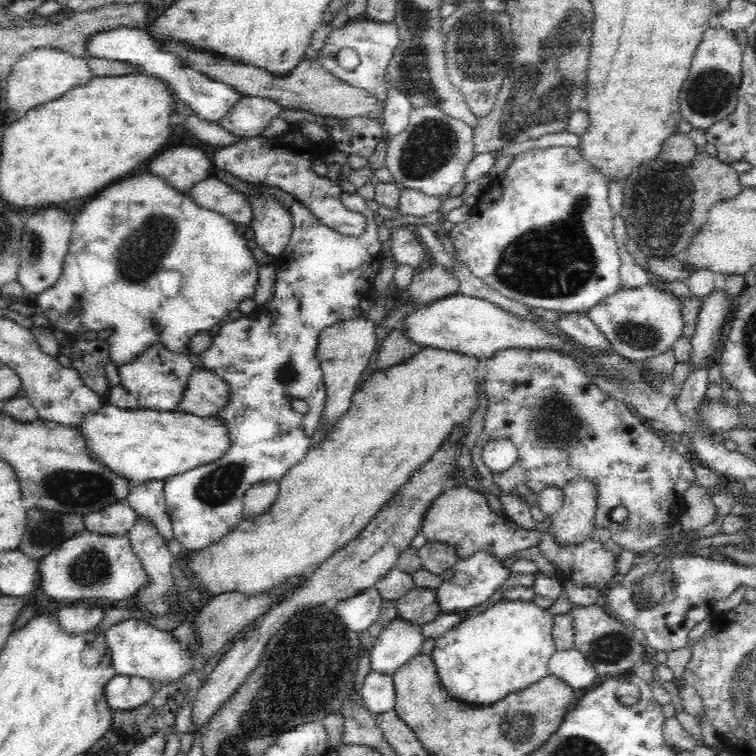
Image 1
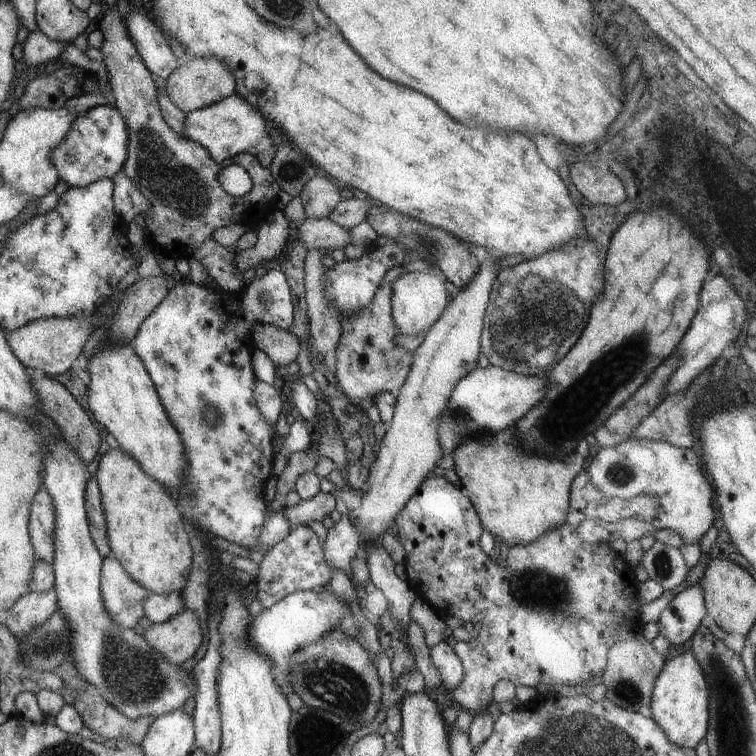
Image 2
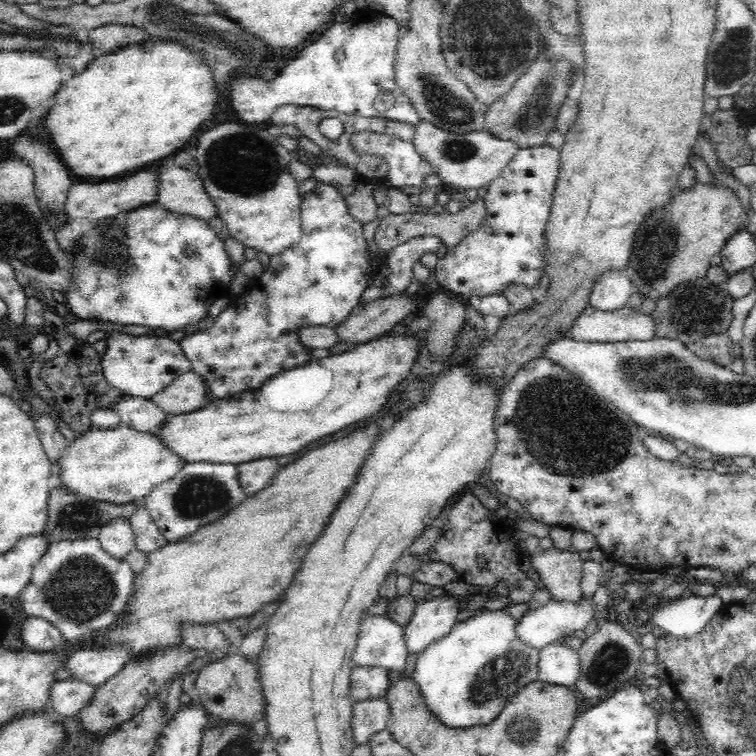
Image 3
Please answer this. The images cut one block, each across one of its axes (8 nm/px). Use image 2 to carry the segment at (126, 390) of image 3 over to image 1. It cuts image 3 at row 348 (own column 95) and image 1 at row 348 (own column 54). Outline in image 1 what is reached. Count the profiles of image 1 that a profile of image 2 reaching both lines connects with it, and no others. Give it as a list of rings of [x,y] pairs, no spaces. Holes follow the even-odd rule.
[[[150,346],[136,360],[118,368],[120,384],[138,401],[140,409],[175,412],[180,411],[186,386],[196,368],[186,354],[168,352],[163,346]]]

